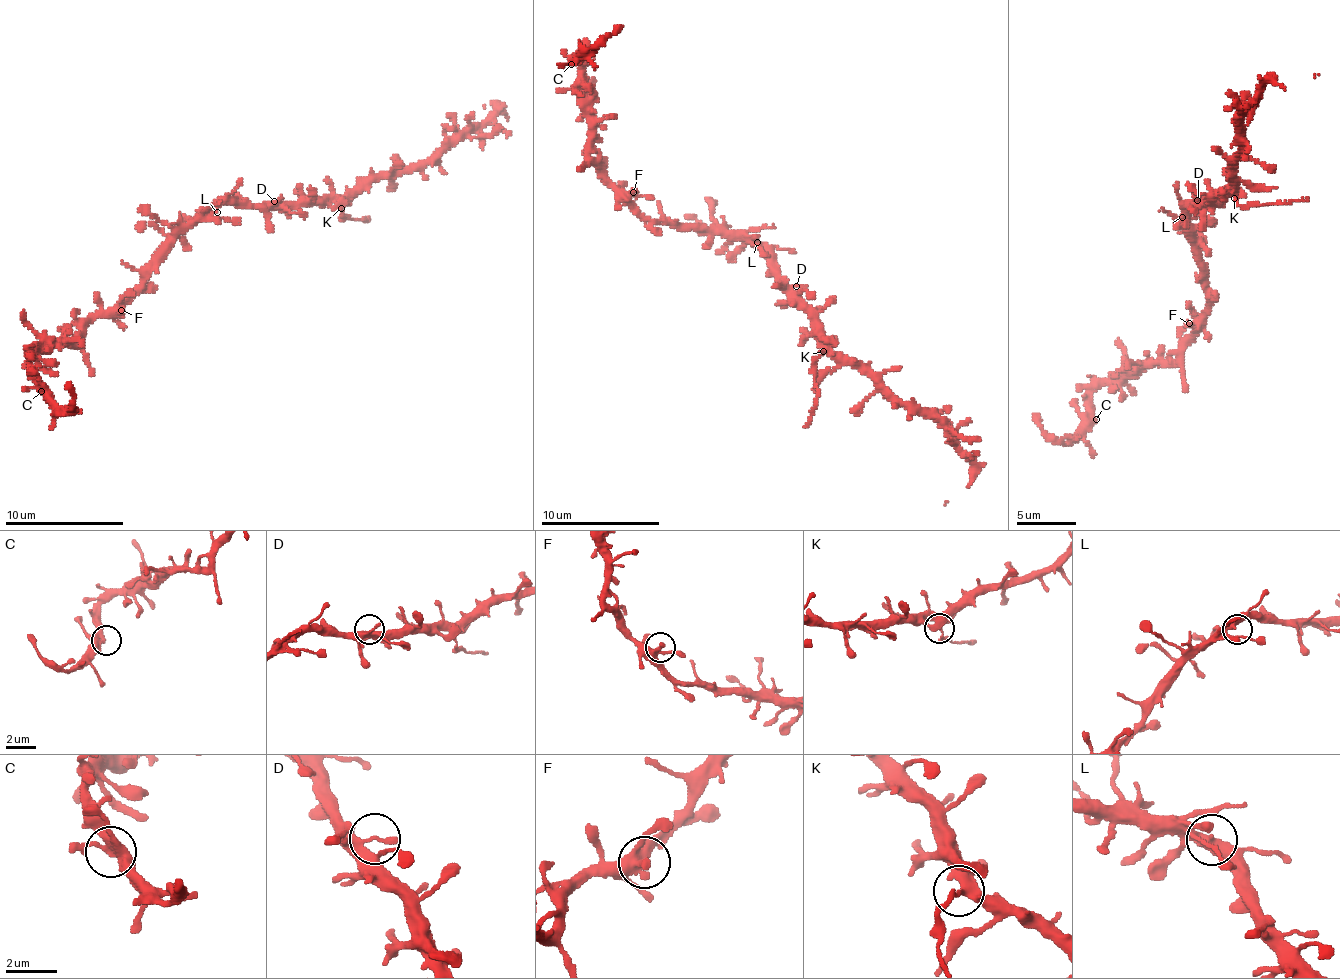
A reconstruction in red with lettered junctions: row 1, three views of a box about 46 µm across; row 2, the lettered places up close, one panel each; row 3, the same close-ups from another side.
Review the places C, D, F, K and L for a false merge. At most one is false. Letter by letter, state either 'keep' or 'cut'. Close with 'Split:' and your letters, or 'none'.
C: keep
D: keep
F: keep
K: cut
L: keep
Split: K

